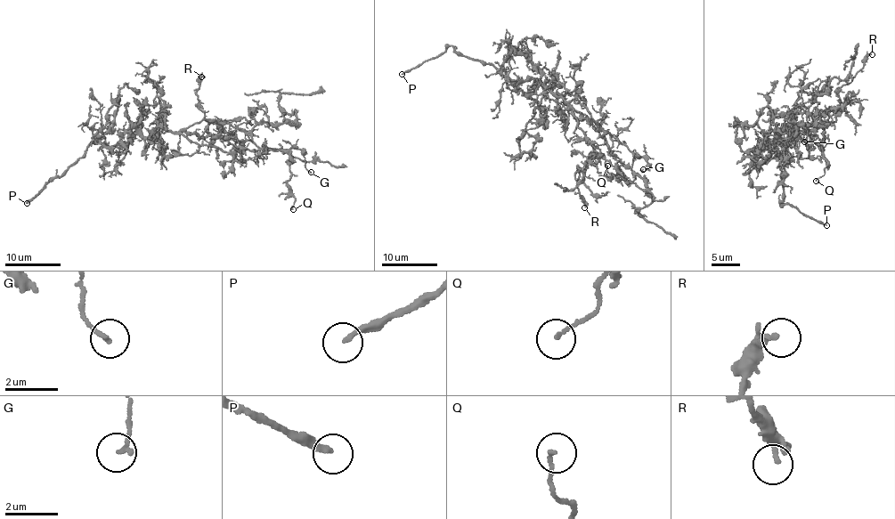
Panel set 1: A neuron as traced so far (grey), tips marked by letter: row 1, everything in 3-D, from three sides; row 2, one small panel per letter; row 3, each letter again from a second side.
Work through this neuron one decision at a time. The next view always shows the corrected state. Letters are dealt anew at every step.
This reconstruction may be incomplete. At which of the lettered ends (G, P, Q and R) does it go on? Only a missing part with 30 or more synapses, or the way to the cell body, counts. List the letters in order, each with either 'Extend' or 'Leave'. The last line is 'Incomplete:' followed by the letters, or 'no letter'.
G: Leave
P: Extend
Q: Leave
R: Leave
Incomplete: P

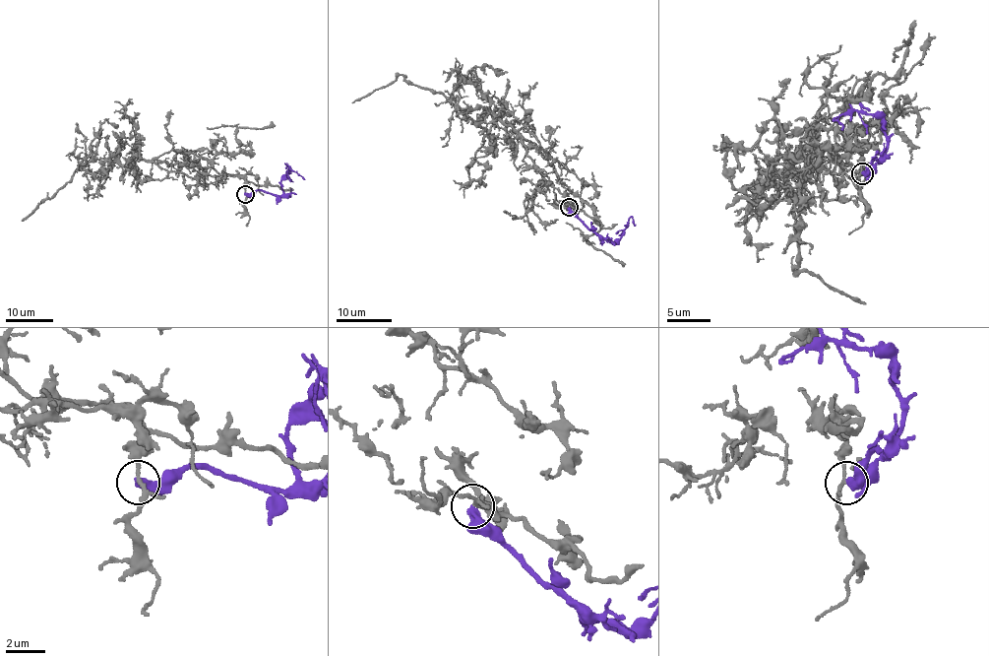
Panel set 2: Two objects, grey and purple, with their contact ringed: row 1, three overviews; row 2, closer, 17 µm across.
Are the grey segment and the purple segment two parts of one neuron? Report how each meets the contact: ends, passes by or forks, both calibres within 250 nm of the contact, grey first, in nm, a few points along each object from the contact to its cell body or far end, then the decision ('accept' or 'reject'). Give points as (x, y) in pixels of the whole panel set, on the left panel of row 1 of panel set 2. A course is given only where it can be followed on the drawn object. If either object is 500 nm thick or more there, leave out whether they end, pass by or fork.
grey forks | purple ends | 140/440 nm | grey via (245, 194), (246, 180), (242, 176), (142, 158), (122, 164), (113, 157), (91, 172), (79, 169), (22, 221) | purple via (245, 194), (257, 190), (280, 195), (281, 179), (290, 171), (289, 167), (305, 179) | reject

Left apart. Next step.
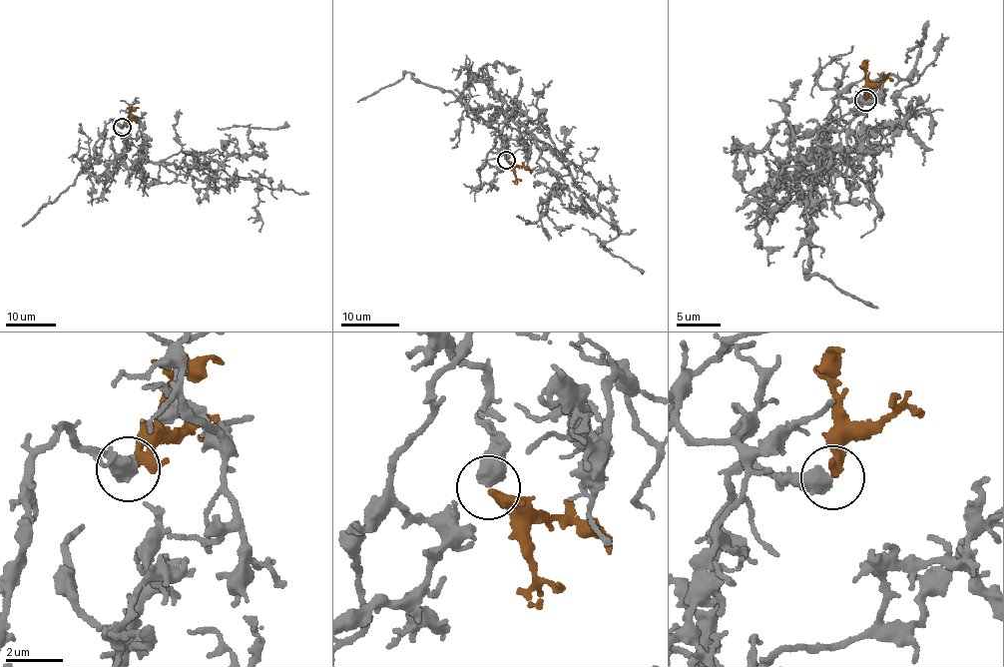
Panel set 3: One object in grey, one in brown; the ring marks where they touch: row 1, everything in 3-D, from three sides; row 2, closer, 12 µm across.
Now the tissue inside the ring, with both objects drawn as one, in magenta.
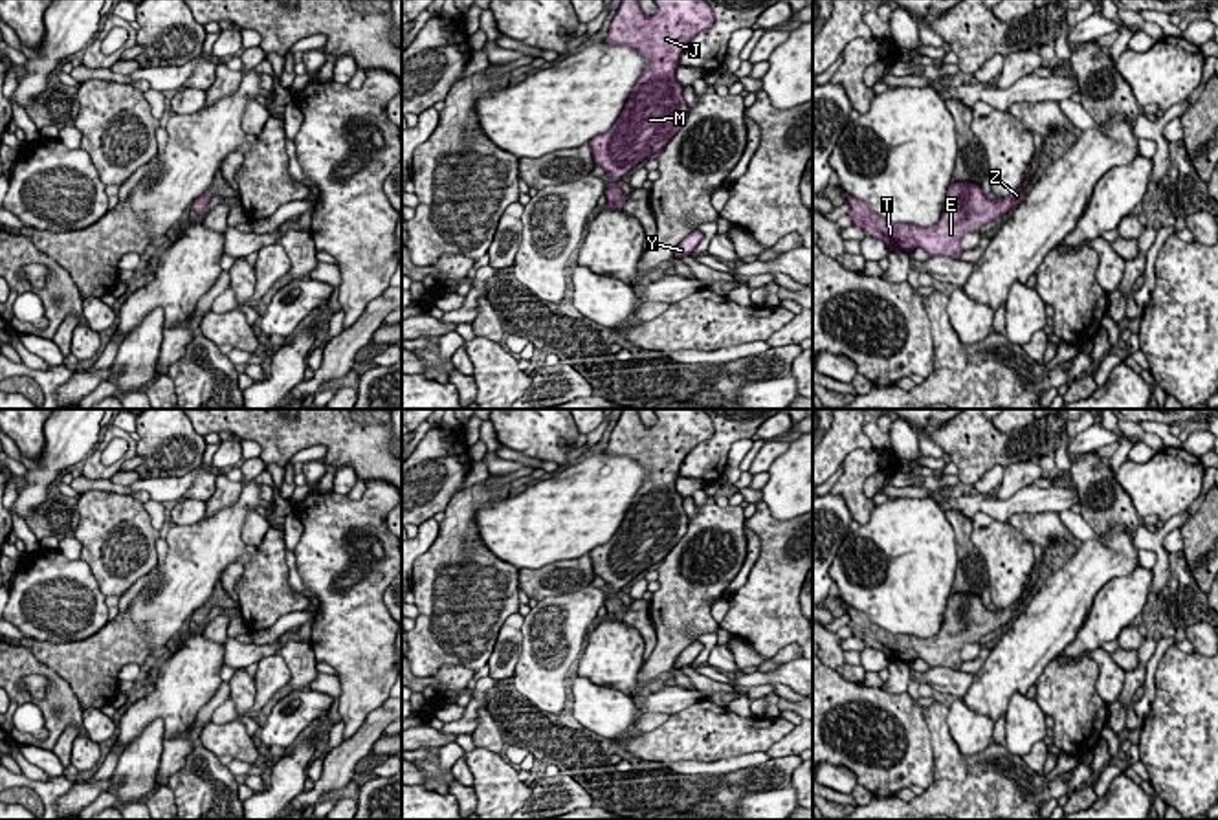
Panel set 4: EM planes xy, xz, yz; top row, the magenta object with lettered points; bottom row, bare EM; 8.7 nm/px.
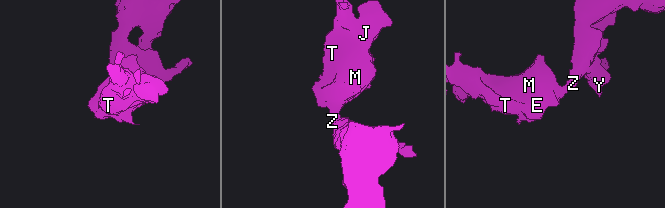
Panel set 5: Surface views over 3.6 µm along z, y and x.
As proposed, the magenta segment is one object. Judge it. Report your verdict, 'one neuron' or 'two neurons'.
one neuron

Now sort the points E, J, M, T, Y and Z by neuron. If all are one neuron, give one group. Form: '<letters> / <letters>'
E J M T Y Z

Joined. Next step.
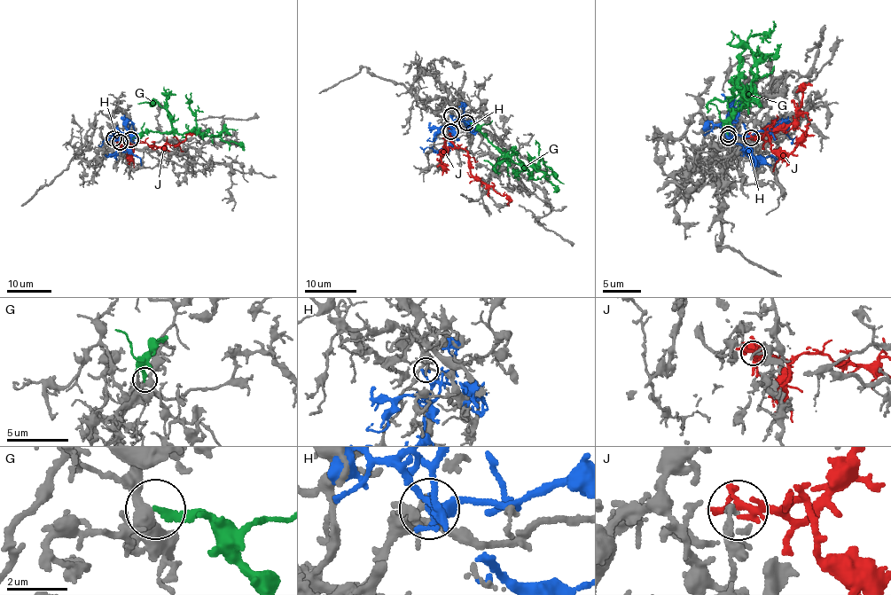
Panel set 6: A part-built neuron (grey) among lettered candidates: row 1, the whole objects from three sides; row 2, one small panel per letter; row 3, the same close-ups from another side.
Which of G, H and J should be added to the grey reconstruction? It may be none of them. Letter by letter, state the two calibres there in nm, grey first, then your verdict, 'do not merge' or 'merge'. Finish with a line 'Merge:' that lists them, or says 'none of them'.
G: 340 nm thick on the grey side, 240 nm on the other; merge
H: 340 nm thick on the grey side, 280 nm on the other; do not merge
J: 120 nm thick on the grey side, 200 nm on the other; do not merge
Merge: G

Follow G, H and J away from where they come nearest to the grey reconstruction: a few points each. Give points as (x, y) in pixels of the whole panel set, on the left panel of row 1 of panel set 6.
G: (130, 139), (150, 131), (183, 134), (196, 130), (203, 136), (220, 133), (209, 136), (204, 132), (202, 139)
H: (113, 138), (123, 141), (121, 137), (111, 137), (97, 145)
J: (121, 142), (160, 147), (177, 144), (189, 134), (195, 133)

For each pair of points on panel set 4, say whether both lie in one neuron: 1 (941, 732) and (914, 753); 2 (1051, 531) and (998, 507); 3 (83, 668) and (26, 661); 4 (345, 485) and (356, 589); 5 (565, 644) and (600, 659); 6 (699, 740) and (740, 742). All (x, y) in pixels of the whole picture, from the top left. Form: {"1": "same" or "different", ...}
{"1": "different", "2": "different", "3": "different", "4": "different", "5": "different", "6": "same"}

